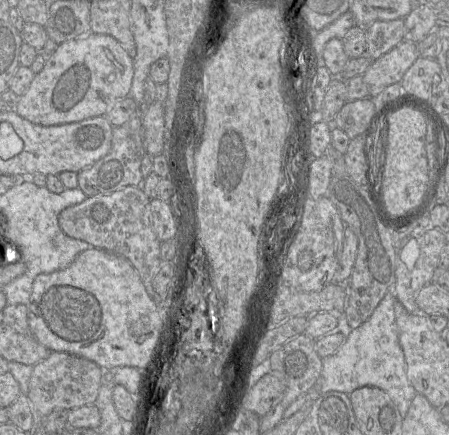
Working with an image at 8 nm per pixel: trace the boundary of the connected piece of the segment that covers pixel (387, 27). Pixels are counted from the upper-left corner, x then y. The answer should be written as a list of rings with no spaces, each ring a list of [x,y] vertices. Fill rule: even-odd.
[[[404,19],[375,21],[366,29],[366,55],[376,60],[404,40]]]

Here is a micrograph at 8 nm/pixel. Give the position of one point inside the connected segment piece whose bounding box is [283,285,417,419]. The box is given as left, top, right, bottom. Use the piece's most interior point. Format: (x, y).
(371, 355)

